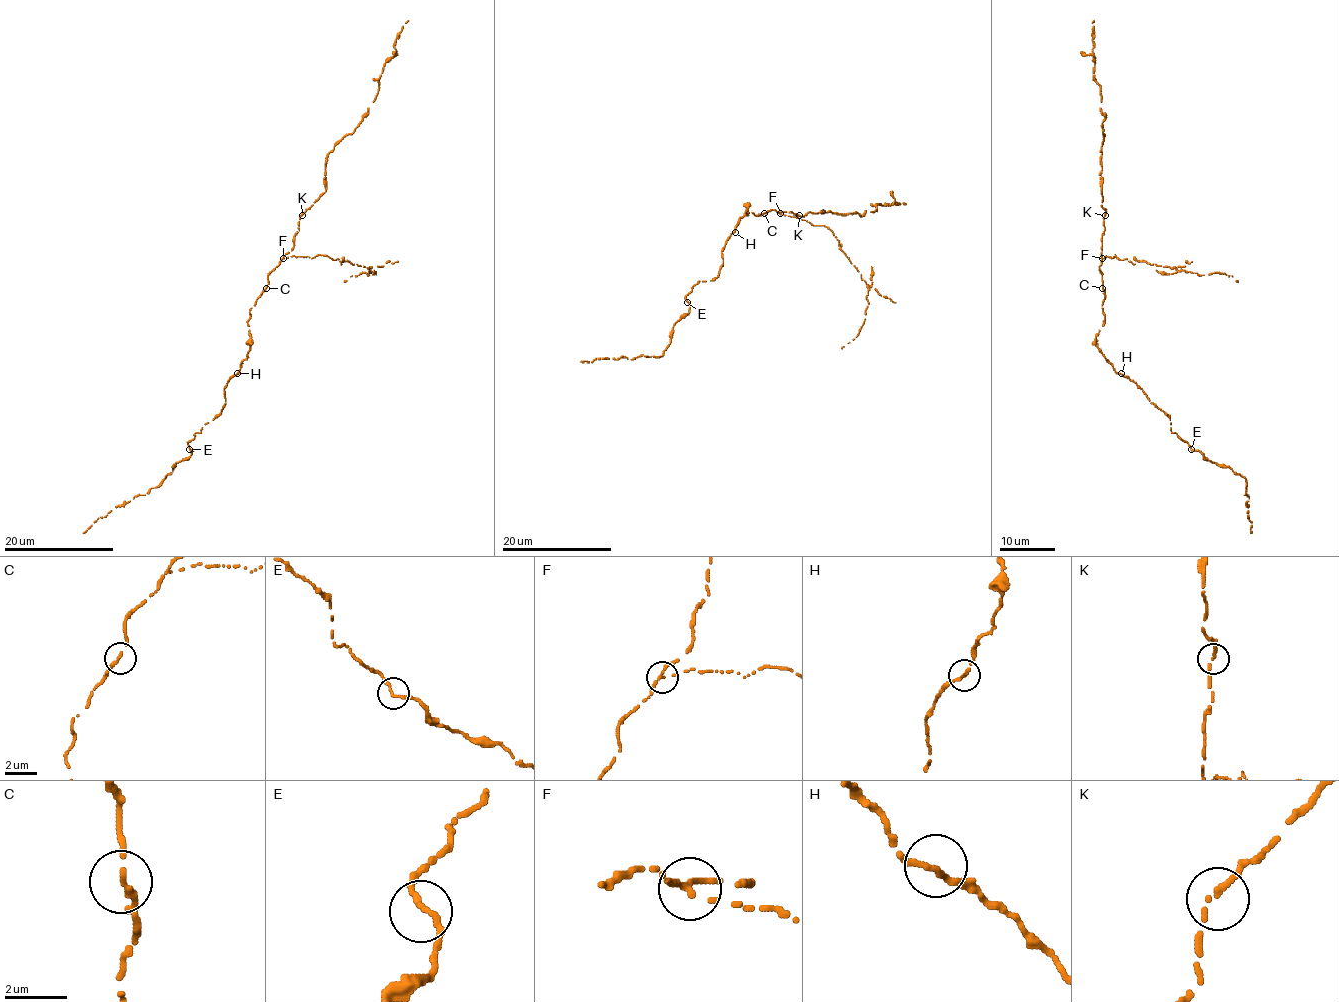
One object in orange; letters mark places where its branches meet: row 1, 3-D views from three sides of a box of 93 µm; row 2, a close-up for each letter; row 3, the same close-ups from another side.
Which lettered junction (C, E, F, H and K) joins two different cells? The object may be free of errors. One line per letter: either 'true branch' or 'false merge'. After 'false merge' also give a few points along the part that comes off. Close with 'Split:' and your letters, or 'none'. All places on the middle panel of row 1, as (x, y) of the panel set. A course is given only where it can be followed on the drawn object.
C: true branch
E: true branch
F: false merge; course (780, 213), (813, 225), (827, 226), (867, 284), (868, 302), (864, 323), (854, 339), (842, 349)
H: true branch
K: true branch
Split: F

